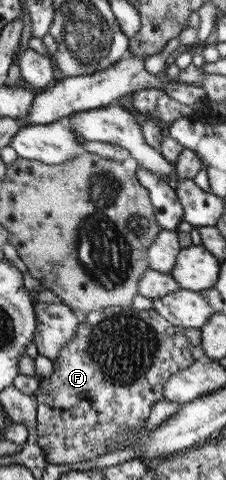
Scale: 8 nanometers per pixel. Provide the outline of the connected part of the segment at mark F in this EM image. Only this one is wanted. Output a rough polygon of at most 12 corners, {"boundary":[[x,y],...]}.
{"boundary":[[155,309],[88,315],[40,380],[46,463],[105,454],[193,365]]}

